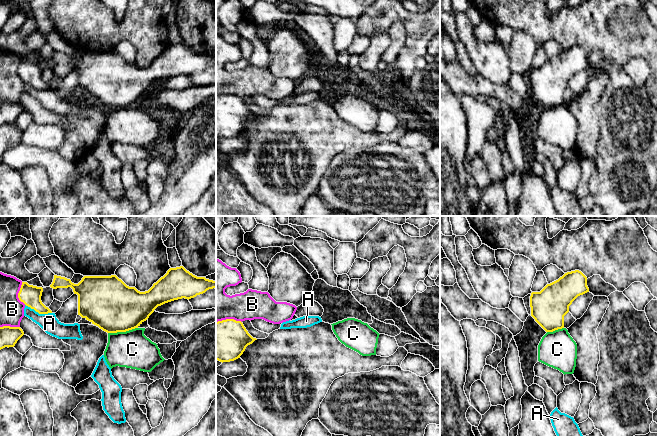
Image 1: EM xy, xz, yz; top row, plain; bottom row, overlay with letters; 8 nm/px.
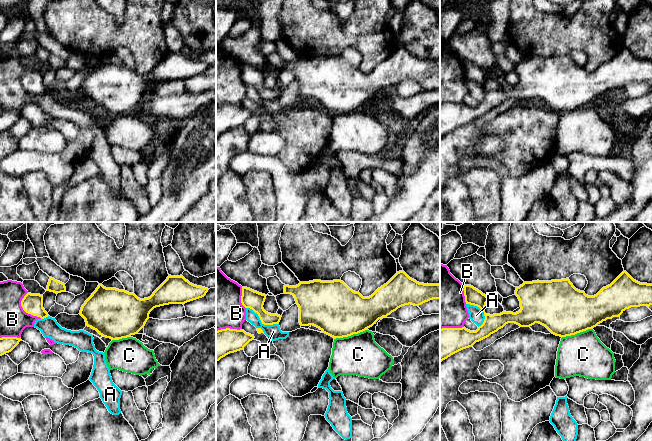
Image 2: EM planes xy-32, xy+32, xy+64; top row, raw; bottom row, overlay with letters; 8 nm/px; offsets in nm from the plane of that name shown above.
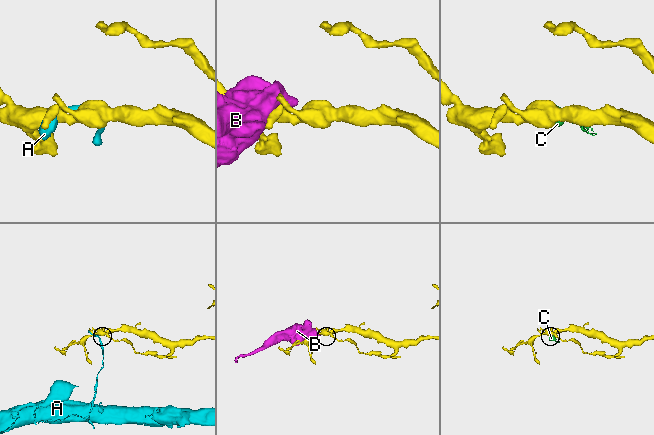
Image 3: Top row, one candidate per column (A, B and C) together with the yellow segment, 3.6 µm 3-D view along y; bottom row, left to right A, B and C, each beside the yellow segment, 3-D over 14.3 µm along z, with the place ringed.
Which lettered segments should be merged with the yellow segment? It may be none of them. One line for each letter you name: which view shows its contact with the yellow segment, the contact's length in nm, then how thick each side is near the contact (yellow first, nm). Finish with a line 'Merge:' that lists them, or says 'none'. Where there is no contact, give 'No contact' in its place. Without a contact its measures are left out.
Merge: none

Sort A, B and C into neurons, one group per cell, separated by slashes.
A / B / C

